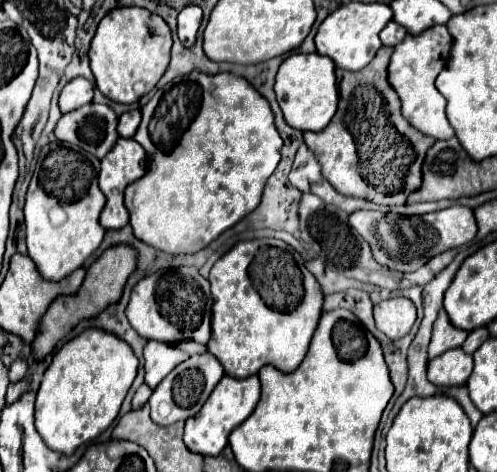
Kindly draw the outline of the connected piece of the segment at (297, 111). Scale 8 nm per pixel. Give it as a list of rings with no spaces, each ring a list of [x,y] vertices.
[[[294,53],[280,65],[274,91],[278,105],[284,113],[284,119],[290,127],[300,131],[322,131],[328,125],[328,121],[334,117],[338,105],[334,61],[318,53],[310,53],[310,55]]]

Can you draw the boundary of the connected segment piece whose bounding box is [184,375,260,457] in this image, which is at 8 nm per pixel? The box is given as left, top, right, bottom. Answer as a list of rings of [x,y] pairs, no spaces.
[[[224,375],[216,389],[212,391],[210,399],[204,403],[202,411],[186,421],[186,431],[184,431],[184,443],[192,453],[200,455],[220,455],[222,449],[228,445],[228,435],[232,429],[236,429],[242,421],[248,419],[248,415],[254,411],[256,403],[260,399],[260,379],[256,375],[246,377],[246,379],[234,379]]]

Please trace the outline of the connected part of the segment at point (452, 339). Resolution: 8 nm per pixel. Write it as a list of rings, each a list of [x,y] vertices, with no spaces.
[[[440,311],[436,323],[434,323],[434,331],[432,331],[432,341],[430,341],[430,347],[428,347],[428,357],[434,359],[450,349],[456,349],[456,347],[462,347],[462,343],[466,341],[468,333],[466,331],[460,331],[456,329],[450,321],[448,321],[448,315],[446,311]]]

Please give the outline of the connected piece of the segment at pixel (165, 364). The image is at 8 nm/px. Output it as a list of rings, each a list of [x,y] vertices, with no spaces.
[[[148,341],[144,347],[144,369],[146,369],[146,385],[156,389],[156,385],[182,361],[190,359],[190,355],[204,353],[206,345],[194,341],[182,341],[178,345],[166,345],[160,341]]]

